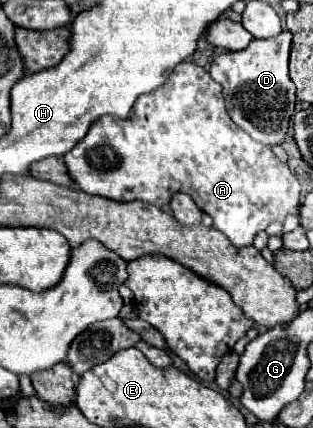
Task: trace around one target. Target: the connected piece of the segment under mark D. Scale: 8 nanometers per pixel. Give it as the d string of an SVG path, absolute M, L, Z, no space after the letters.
M282 31L272 39L254 39L242 51L216 55L210 65L210 75L224 89L226 109L232 121L258 143L268 147L282 145L288 139L288 129L294 113L296 87L288 77L288 51L292 33Z

